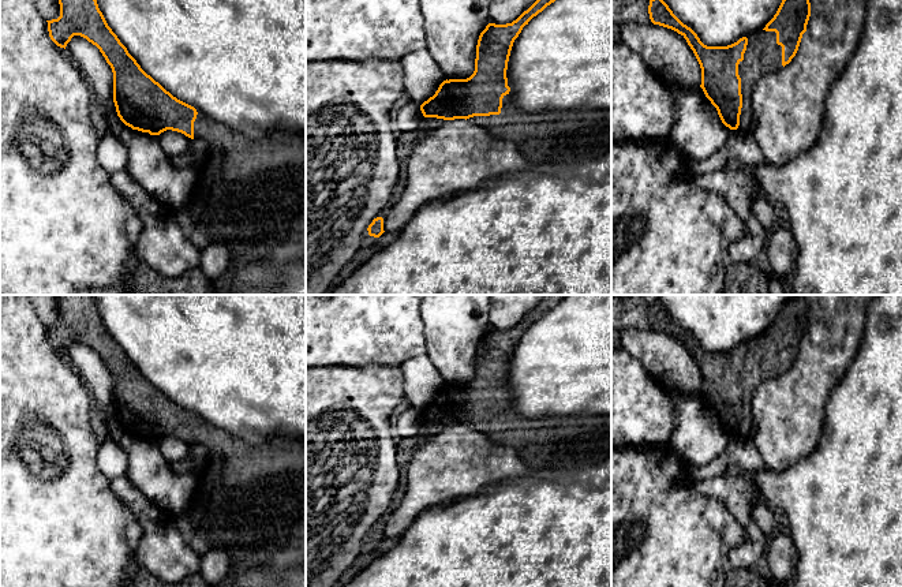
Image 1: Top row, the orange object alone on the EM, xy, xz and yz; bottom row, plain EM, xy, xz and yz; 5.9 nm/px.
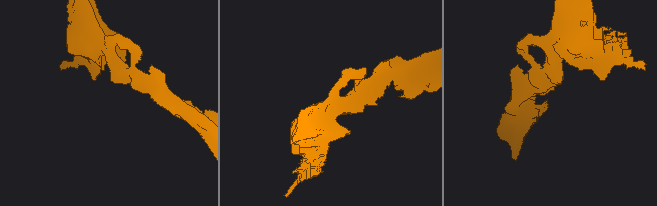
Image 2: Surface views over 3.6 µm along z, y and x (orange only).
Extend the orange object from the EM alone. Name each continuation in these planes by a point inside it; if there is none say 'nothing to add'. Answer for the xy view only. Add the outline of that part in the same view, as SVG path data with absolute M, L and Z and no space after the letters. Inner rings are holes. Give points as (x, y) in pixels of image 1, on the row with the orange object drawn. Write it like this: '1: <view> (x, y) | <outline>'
1: xy (220, 137) | M198 113L194 121L194 138L206 139L212 150L232 150L235 146L235 131L206 115Z

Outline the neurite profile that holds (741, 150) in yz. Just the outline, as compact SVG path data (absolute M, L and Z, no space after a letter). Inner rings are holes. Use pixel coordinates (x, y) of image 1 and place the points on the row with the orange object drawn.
M730 130L726 145L715 154L700 160L689 160L688 168L695 175L711 173L727 167L736 169L756 168L767 165L764 154L761 153L752 130Z

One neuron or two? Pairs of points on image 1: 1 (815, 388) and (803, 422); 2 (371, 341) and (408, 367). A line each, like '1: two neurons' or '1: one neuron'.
1: one neuron
2: two neurons

